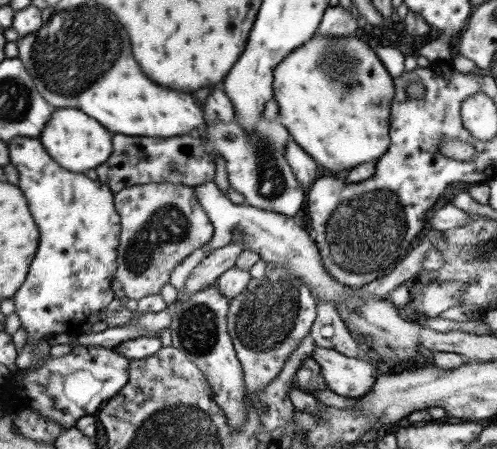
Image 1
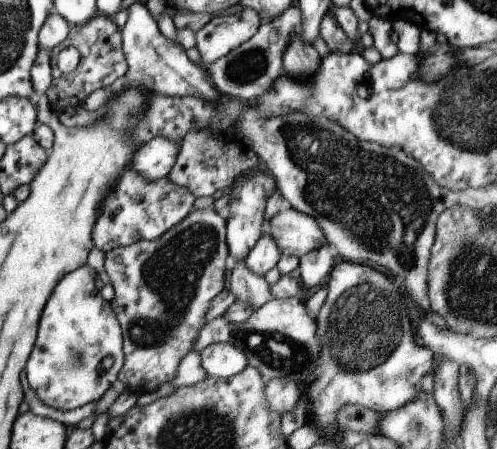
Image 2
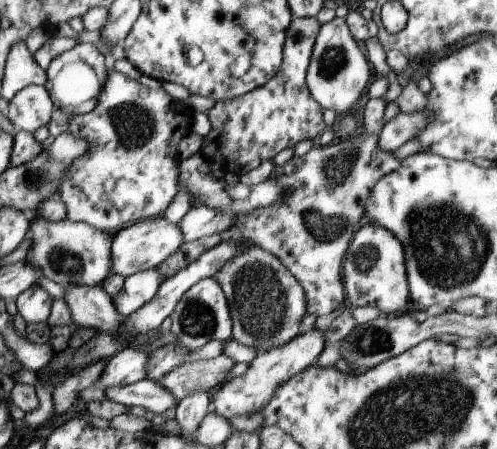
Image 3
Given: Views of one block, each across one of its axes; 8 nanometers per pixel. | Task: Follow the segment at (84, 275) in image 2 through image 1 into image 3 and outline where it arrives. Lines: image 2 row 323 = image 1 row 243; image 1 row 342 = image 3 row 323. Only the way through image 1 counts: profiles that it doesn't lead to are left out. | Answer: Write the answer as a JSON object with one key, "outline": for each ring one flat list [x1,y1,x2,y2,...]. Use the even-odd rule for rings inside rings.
{"outline":[[29,286,25,292,21,292,15,300,17,314,27,324,41,324,51,322,51,296,39,290,37,286]]}

